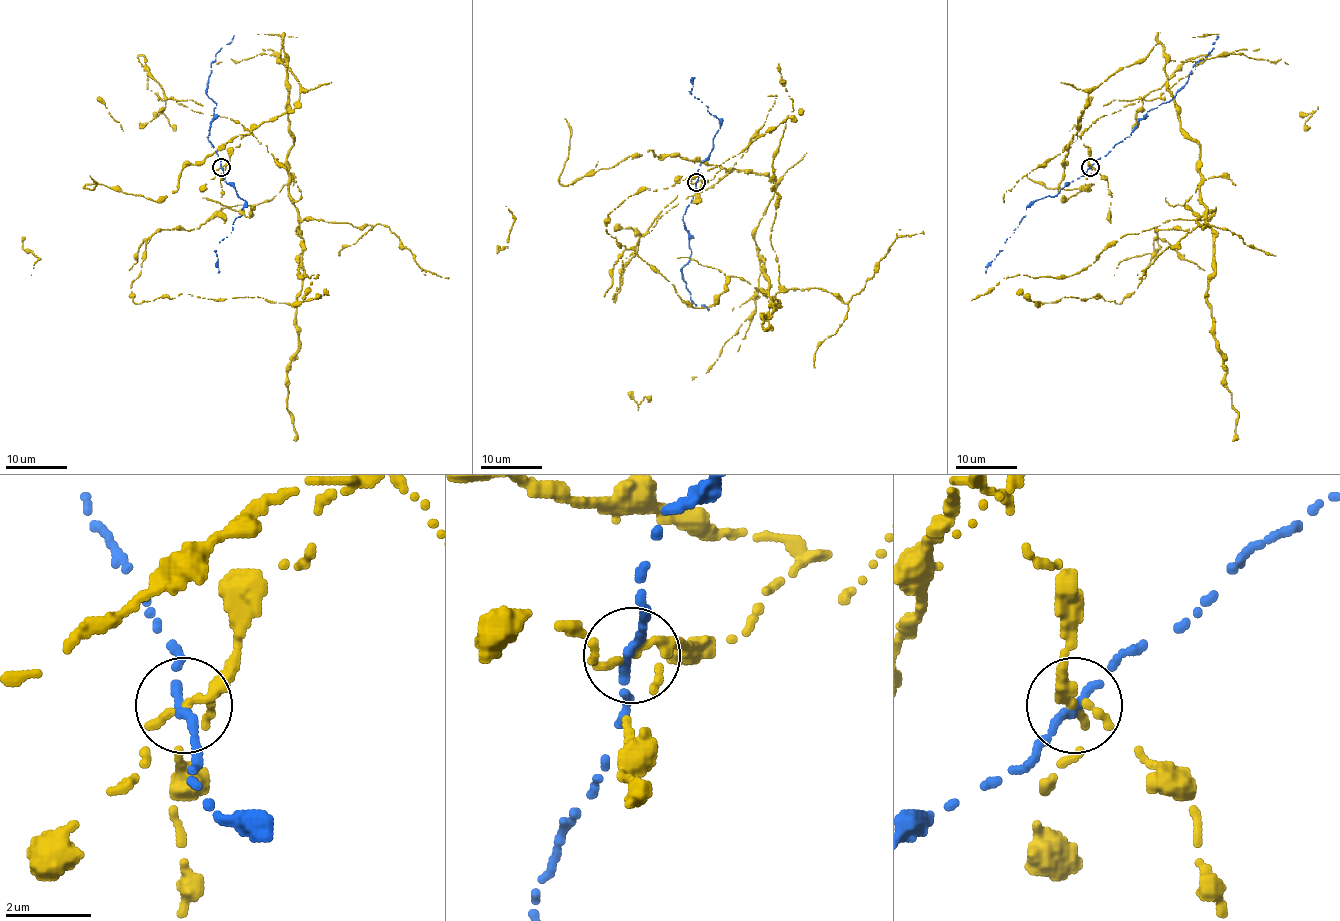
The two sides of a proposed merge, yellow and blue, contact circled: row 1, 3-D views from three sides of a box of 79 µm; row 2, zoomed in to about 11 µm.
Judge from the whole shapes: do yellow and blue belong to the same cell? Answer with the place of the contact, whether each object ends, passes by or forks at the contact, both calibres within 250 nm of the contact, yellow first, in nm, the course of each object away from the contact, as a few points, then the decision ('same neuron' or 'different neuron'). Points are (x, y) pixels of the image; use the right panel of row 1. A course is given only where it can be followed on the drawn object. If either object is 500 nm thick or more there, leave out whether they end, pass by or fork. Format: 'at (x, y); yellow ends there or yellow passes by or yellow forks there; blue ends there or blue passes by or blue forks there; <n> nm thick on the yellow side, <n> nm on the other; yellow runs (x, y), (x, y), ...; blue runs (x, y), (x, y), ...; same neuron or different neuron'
at (1090, 167); yellow passes by; blue passes by; 170 nm thick on the yellow side, 190 nm on the other; yellow runs (1090, 166), (1088, 94), (1159, 43), (1199, 145), (1184, 205), (1215, 213), (1158, 231), (1116, 304), (1016, 291); blue runs (1090, 168), (1124, 138), (1130, 137), (1145, 114), (1175, 97), (1193, 66), (1213, 47), (1218, 35); different neuron

